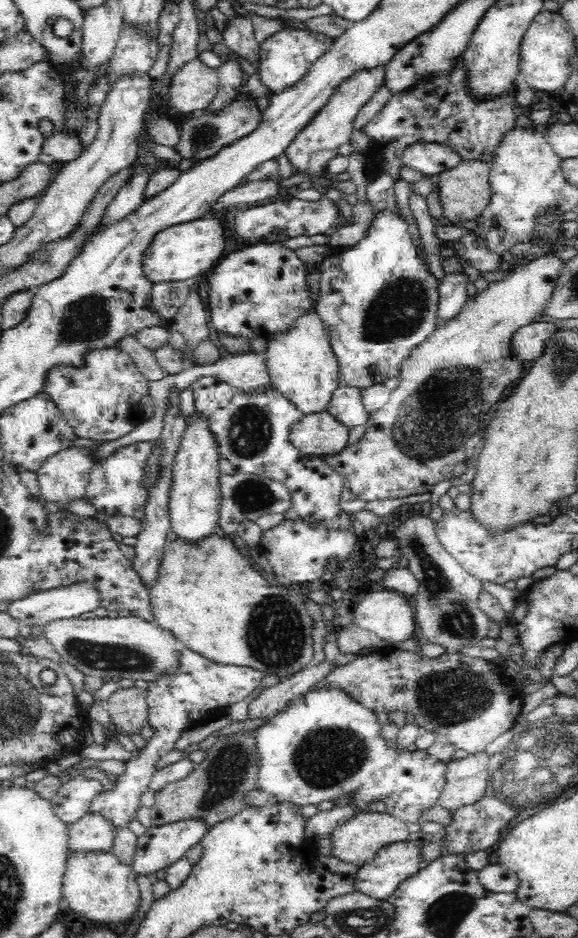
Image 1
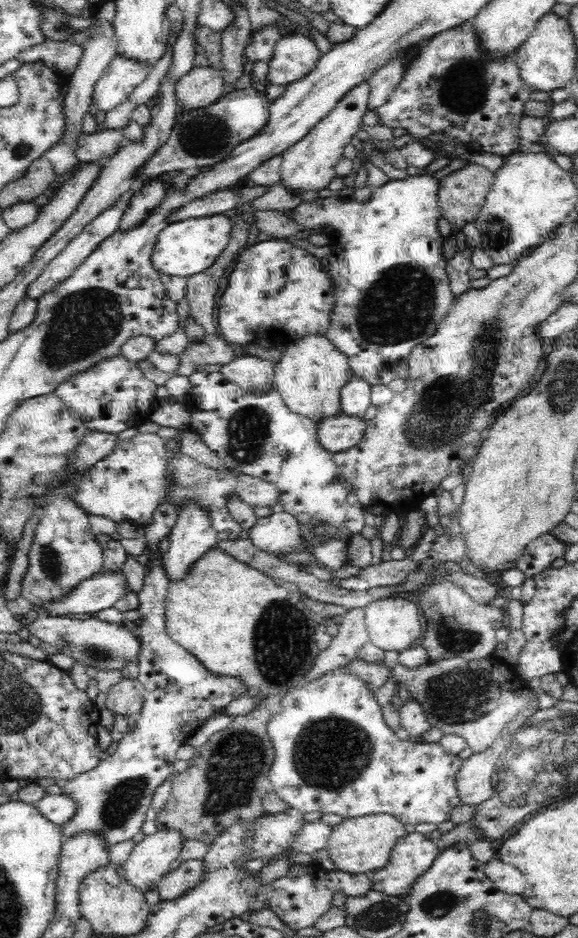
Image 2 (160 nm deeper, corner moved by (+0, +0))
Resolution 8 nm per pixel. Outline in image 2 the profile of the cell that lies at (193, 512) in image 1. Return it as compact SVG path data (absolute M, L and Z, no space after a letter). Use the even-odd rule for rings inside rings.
M186 502L170 532L170 545L163 554L163 569L169 581L182 580L192 564L219 542L208 511Z

